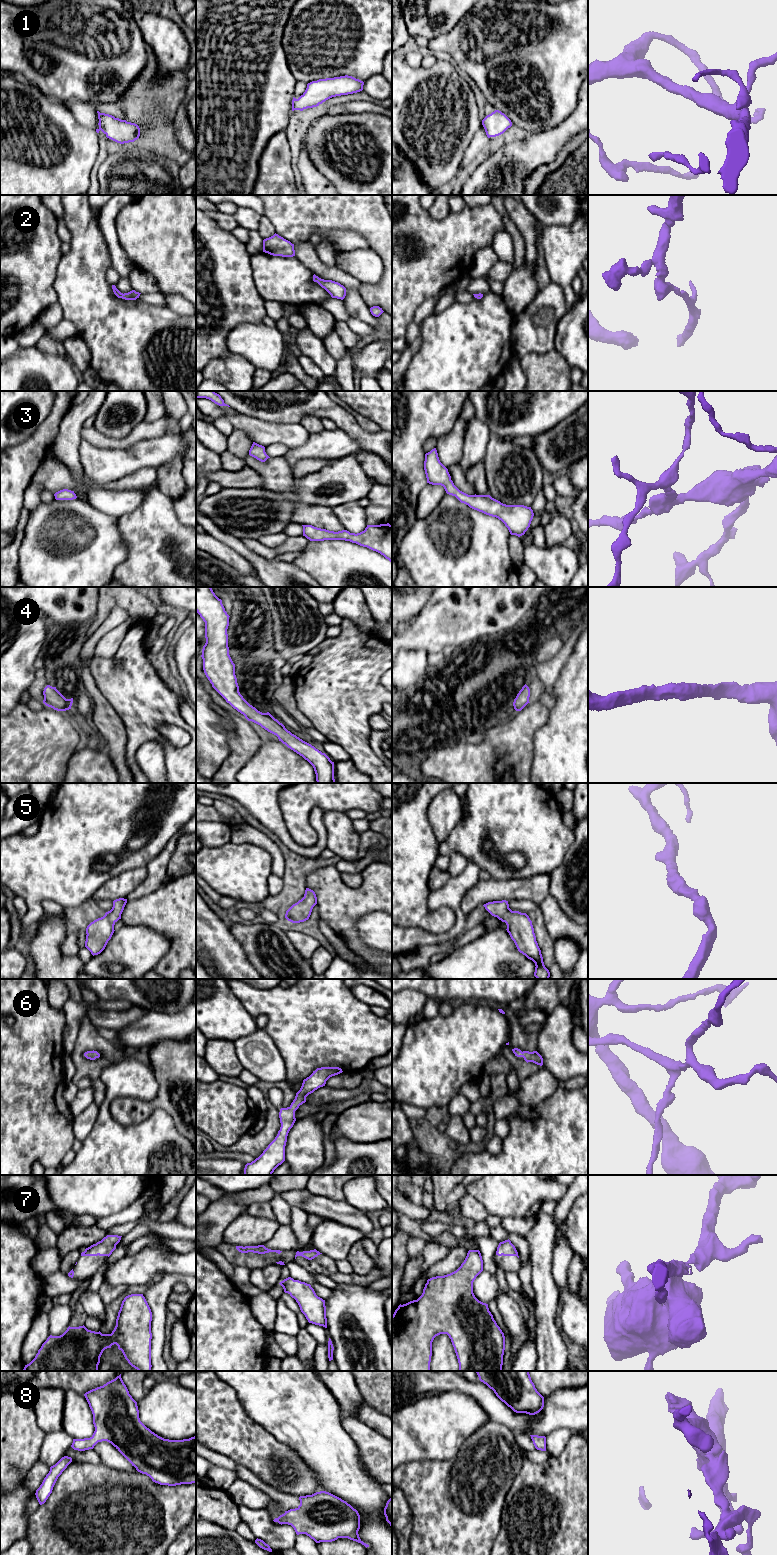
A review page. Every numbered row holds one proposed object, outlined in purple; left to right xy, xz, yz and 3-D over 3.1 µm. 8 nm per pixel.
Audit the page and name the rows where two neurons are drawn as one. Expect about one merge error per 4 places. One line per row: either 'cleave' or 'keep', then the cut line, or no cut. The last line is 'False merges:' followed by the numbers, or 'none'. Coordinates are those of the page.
1: keep; cut none
2: keep; cut none
3: keep; cut none
4: keep; cut none
5: keep; cut none
6: keep; cut none
7: keep; cut none
8: keep; cut none
False merges: none

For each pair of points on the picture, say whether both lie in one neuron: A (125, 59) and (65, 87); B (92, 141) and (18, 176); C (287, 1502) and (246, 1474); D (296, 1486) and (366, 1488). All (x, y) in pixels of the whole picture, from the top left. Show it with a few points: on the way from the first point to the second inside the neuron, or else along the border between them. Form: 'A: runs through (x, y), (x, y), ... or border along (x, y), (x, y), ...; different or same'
A: runs through (110, 70), (104, 72), (80, 72); same
B: runs through (74, 157), (52, 177), (36, 177); same
C: runs through (277, 1496), (256, 1482); same
D: border along (308, 1467), (314, 1473), (323, 1490); different

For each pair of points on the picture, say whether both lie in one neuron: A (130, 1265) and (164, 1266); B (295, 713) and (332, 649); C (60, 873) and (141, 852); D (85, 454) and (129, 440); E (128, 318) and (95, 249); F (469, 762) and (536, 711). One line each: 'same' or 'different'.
A: same
B: different
C: same
D: different
E: same
F: same

